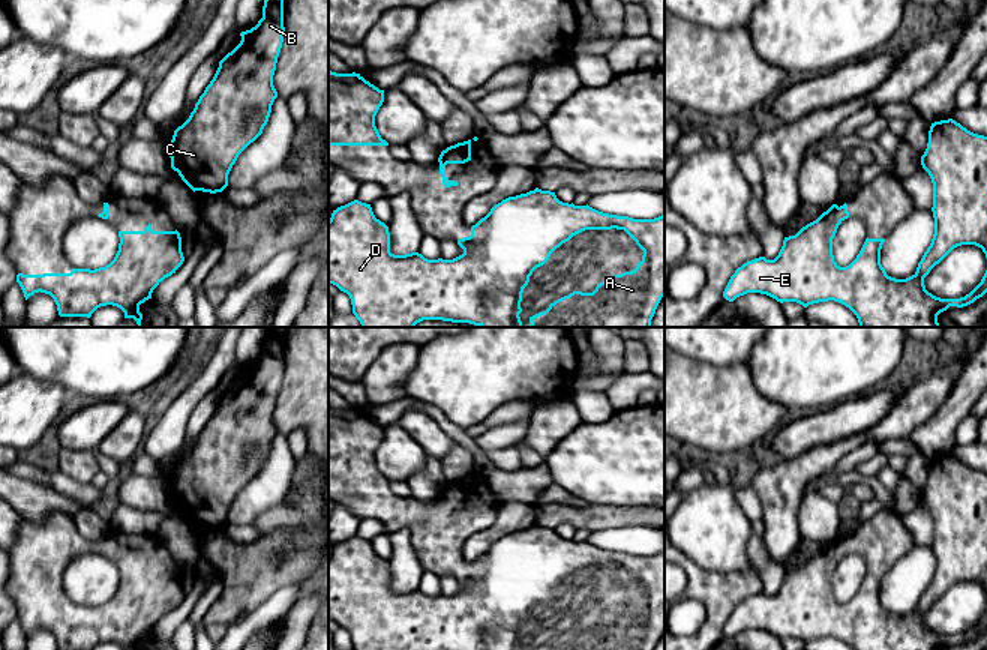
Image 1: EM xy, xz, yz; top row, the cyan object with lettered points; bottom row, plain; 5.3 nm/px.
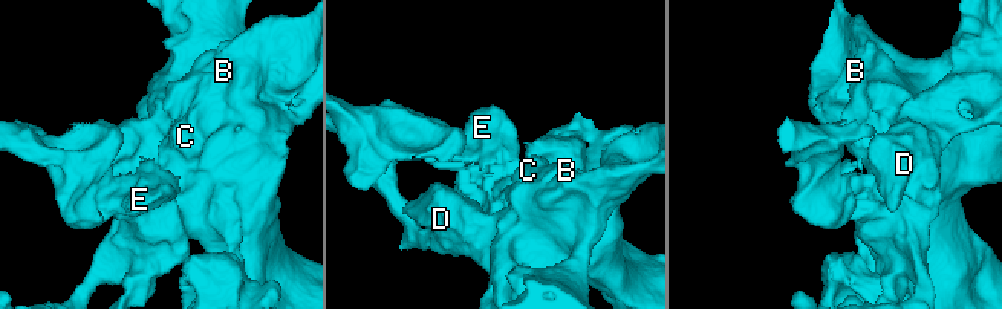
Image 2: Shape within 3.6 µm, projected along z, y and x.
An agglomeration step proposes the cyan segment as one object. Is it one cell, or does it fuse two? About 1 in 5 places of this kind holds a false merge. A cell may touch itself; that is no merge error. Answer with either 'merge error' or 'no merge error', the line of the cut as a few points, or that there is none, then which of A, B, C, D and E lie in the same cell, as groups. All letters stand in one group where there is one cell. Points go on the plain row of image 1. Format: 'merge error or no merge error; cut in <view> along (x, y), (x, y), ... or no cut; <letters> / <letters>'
no merge error; no cut; A B C D E

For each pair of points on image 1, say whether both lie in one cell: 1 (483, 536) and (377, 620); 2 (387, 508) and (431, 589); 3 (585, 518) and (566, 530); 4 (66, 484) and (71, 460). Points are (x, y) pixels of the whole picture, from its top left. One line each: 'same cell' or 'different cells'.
1: different cells
2: different cells
3: different cells
4: different cells

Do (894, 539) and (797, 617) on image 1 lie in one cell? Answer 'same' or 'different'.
same

